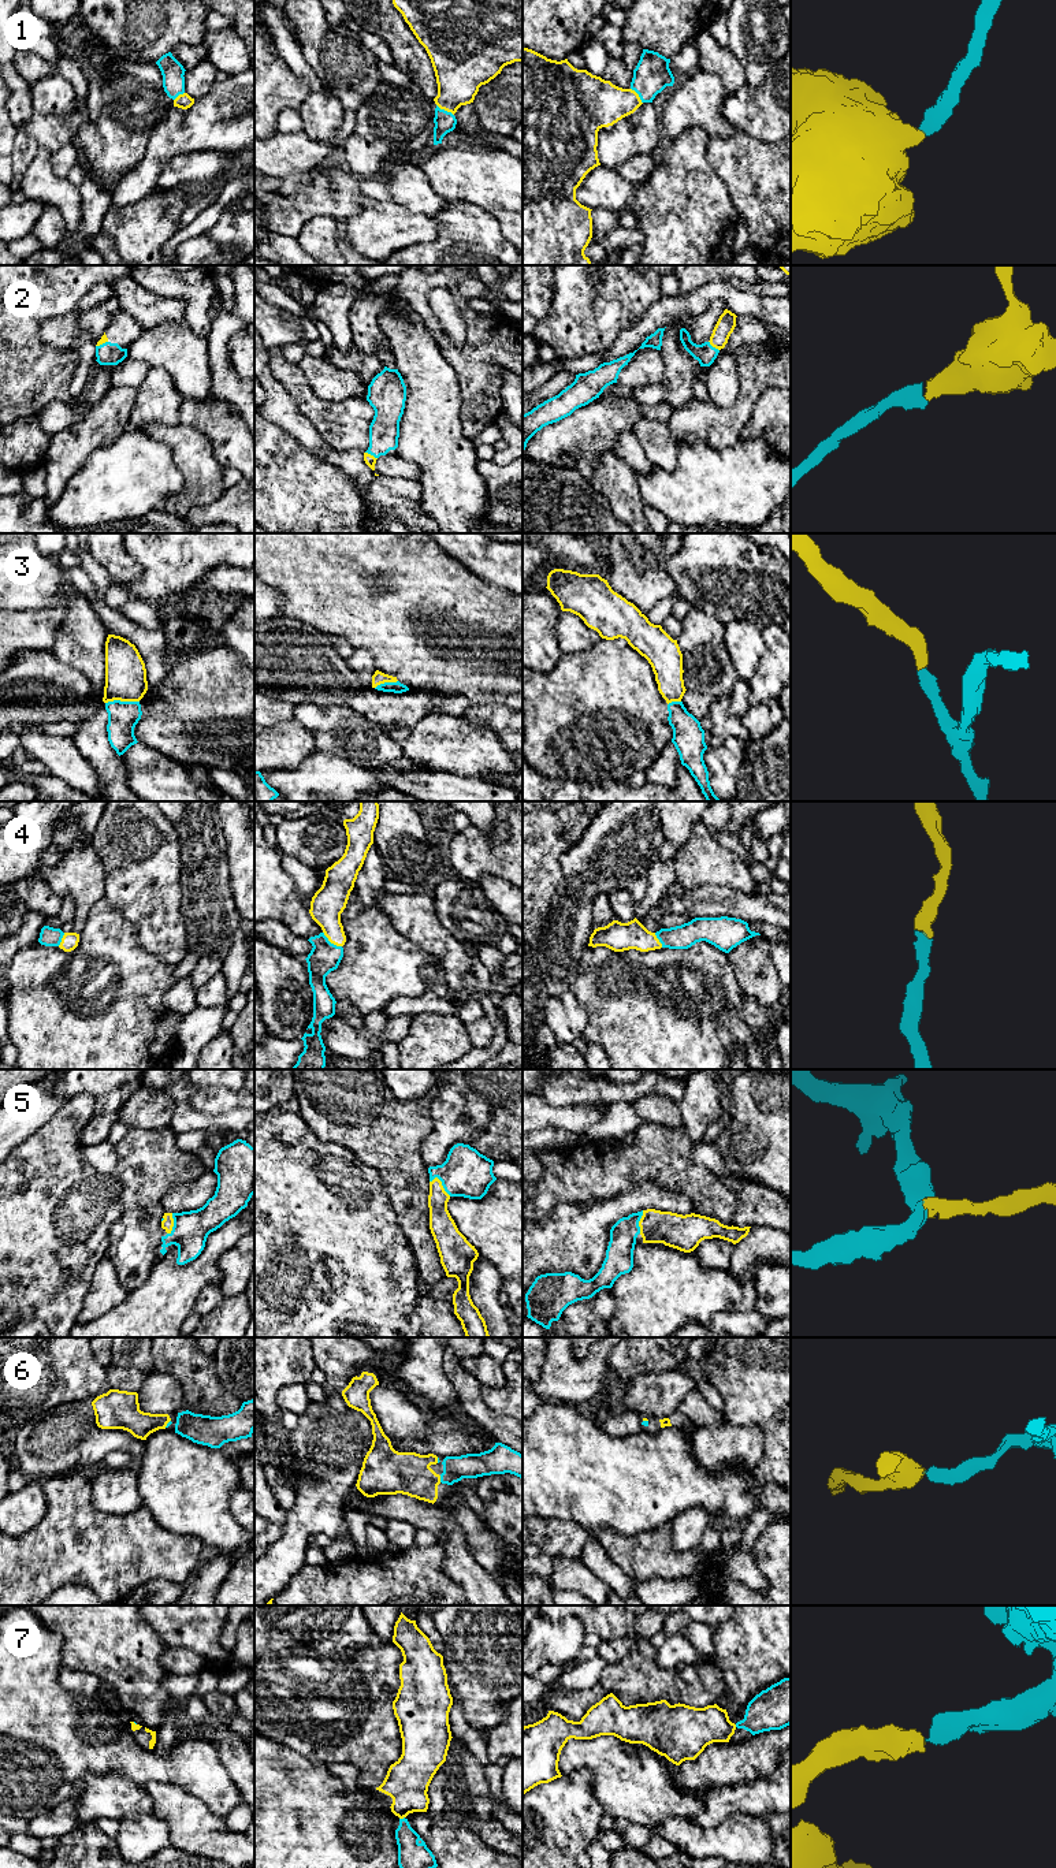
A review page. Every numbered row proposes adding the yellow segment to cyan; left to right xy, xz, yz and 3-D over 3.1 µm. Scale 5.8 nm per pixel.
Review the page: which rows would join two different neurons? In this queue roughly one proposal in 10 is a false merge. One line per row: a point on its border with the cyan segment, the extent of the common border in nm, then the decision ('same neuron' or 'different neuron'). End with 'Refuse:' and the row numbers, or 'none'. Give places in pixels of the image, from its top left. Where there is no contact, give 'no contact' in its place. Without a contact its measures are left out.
1: meets cyan in xz at (443, 110); contact 120 nm long; same neuron
2: meets cyan in xz at (371, 454); contact 80 nm long; same neuron
3: meets cyan in xy at (122, 702); contact 200 nm long; same neuron
4: meets cyan in xz at (330, 942); contact 140 nm long; same neuron
5: meets cyan in xz at (442, 1183); contact 160 nm long; same neuron
6: meets cyan in xz at (441, 1478); contact 40 nm long; same neuron
7: meets cyan in xz at (401, 1819); contact 40 nm long; same neuron
Refuse: none

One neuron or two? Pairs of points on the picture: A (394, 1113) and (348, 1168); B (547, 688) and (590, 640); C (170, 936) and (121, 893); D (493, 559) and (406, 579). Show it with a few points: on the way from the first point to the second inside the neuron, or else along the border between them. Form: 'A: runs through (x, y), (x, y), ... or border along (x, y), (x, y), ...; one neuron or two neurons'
A: border along (327, 1142), (345, 1146), (382, 1176); two neurons
B: border along (601, 637), (592, 647), (562, 654); two neurons
C: runs through (156, 923), (152, 919), (142, 919), (134, 907); one neuron
D: border along (439, 547), (463, 562), (473, 573), (493, 583); two neurons

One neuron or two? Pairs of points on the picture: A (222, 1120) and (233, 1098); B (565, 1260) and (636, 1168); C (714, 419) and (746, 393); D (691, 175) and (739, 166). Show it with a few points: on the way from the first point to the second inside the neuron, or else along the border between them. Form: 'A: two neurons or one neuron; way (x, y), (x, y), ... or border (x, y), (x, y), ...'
A: two neurons; border (240, 1108), (219, 1115), (201, 1115), (194, 1111)
B: two neurons; border (644, 1183), (618, 1194), (583, 1204)
C: one neuron; way (724, 419), (743, 402)
D: two neurons; border (709, 140), (707, 163), (732, 198)

